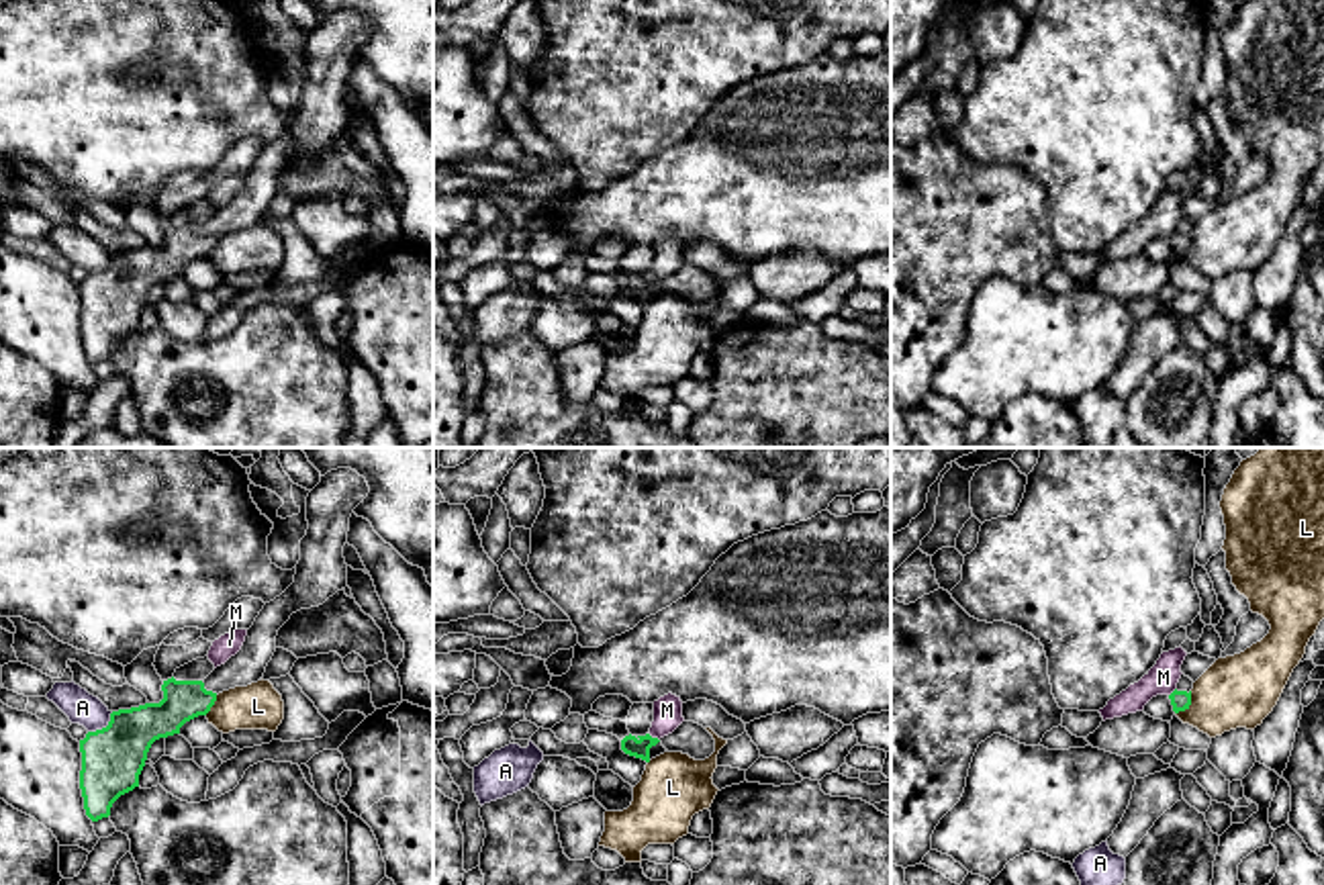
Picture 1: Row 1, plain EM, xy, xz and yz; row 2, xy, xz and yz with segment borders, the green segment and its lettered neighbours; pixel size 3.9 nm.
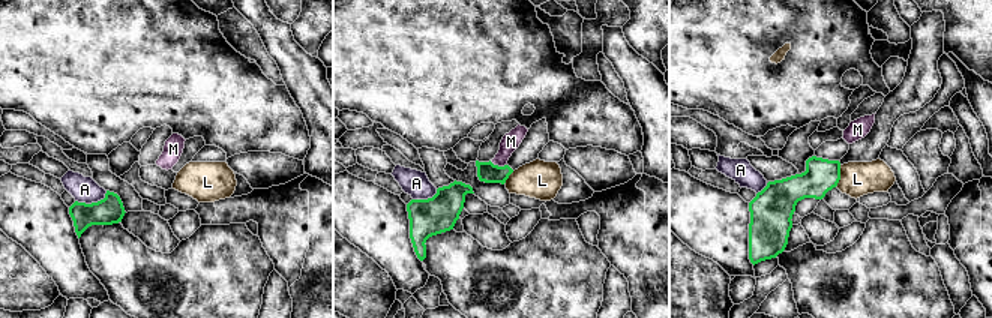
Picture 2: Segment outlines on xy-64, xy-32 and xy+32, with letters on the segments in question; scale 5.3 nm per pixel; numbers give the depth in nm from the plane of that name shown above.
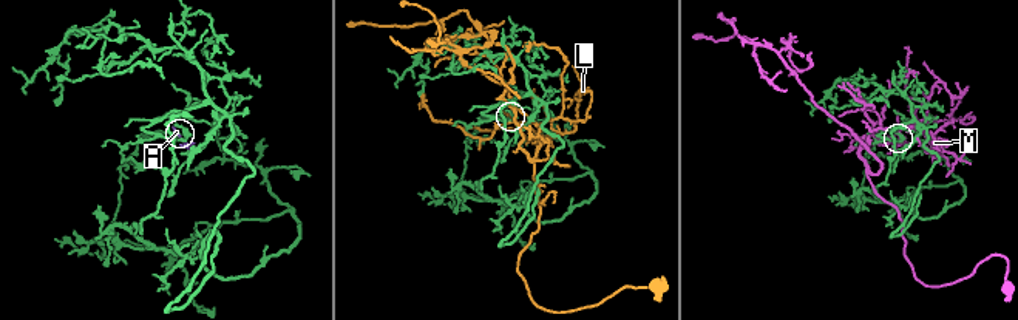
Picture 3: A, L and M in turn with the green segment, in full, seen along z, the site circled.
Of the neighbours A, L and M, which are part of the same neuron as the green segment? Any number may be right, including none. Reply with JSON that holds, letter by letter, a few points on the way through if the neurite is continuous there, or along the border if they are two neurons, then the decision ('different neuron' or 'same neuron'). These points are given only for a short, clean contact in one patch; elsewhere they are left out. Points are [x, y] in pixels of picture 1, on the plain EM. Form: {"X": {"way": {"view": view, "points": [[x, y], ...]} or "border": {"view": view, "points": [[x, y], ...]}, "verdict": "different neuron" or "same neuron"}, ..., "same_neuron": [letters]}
{"A": {"border": {"view": "xy", "points": [[113, 254], [105, 268], [88, 274]]}, "verdict": "different neuron"}, "L": {"border": {"view": "yz", "points": [[1192, 234], [1192, 244], [1175, 256]]}, "verdict": "different neuron"}, "M": {"border": {"view": "xz", "points": [[648, 276], [658, 283]]}, "verdict": "different neuron"}, "same_neuron": []}

